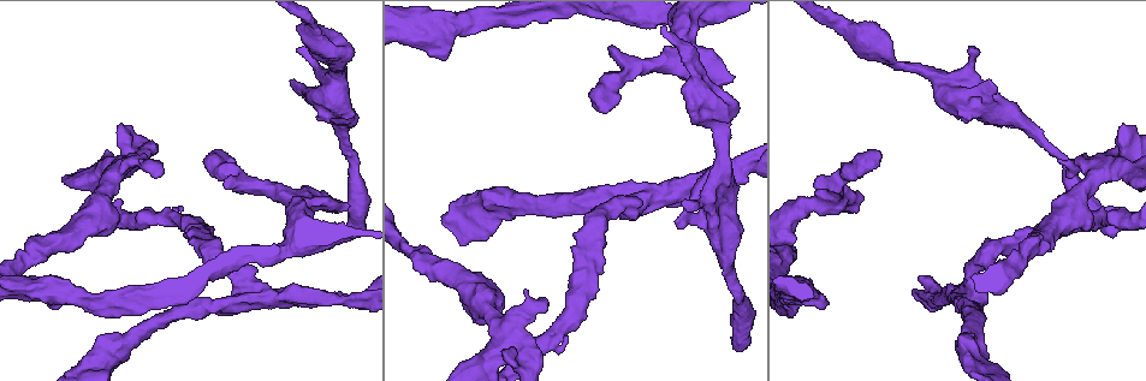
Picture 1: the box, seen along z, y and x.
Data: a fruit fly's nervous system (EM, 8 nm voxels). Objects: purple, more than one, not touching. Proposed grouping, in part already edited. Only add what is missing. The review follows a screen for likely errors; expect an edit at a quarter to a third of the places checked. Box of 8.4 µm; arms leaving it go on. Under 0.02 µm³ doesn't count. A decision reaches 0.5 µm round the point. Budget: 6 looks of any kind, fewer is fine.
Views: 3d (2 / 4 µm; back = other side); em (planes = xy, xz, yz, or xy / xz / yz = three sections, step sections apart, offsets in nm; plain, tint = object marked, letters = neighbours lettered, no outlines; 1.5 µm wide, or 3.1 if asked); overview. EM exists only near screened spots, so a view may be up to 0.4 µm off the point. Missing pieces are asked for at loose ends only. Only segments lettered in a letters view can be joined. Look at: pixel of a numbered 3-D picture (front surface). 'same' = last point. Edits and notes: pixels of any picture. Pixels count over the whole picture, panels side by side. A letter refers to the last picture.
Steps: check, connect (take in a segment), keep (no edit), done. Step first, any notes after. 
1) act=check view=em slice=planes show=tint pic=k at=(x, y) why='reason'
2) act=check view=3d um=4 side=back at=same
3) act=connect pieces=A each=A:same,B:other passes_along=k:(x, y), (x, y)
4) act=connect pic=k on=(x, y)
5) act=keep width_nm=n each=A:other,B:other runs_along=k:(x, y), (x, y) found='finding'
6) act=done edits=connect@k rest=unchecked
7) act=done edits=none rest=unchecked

act=check view=em slice=planes show=letters pic=1 at=(824, 306) why='stops while still wide'

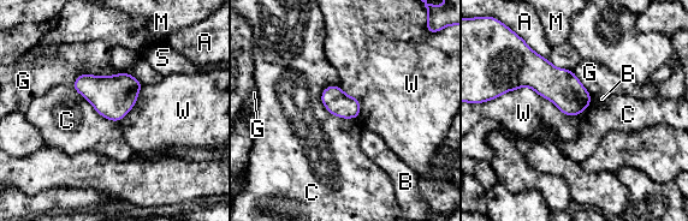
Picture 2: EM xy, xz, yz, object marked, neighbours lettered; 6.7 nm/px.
act=keep each=A:other,B:other,C:other,G:other,M:other,S:other,W:other border=2:(322, 89), (331, 113), (357, 119) found='none of them fits'

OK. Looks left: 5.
act=check view=3d um=2 pic=1 at=(228, 189) why='an open end'

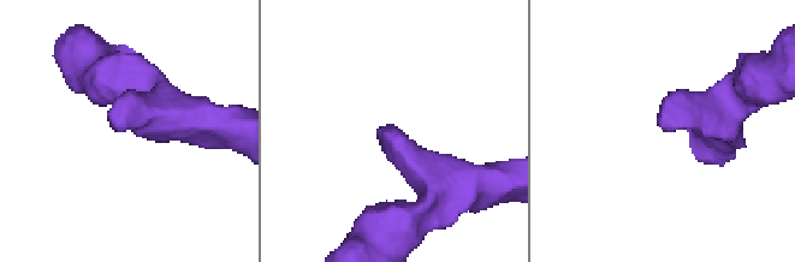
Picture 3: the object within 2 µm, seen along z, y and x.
act=check view=em slice=planes show=letters pic=3 at=(661, 124) why='now the EM'

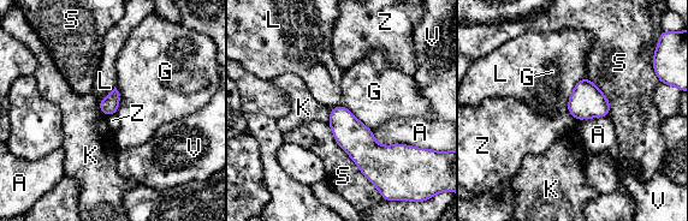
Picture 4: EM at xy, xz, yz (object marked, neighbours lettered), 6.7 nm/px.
act=keep longest_contact=S:550nm each=A:other,G:other,K:other,L:other,S:other,V:other,Z:other border=4:(116, 113), (106, 117) found='none of them fits'

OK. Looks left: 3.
act=check view=3d um=2 pic=1 at=(327, 196)

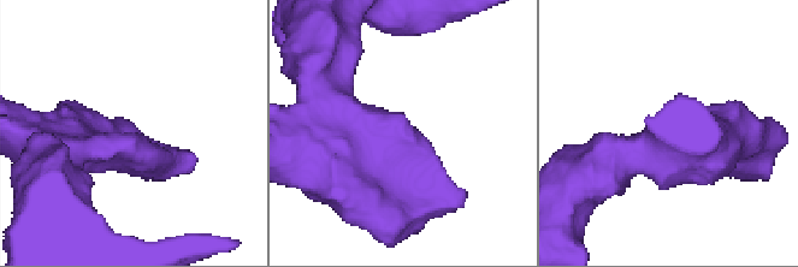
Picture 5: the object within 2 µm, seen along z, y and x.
act=check view=em slice=yz step=4 show=letters pic=5 at=(130, 137) why='shape alone is not enough'

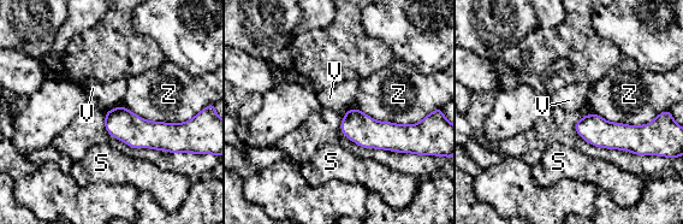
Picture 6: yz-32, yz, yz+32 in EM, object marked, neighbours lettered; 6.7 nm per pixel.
act=check view=em slice=planes show=letters at=same

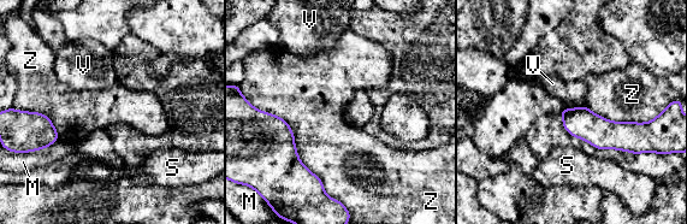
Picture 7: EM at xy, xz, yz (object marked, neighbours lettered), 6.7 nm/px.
act=keep each=M:other,S:other,V:other,Z:other runs_along=7:(564, 112), (596, 130), (644, 128) found='no lettered segment goes on from it'

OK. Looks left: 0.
act=done edits=none rest=unchecked

